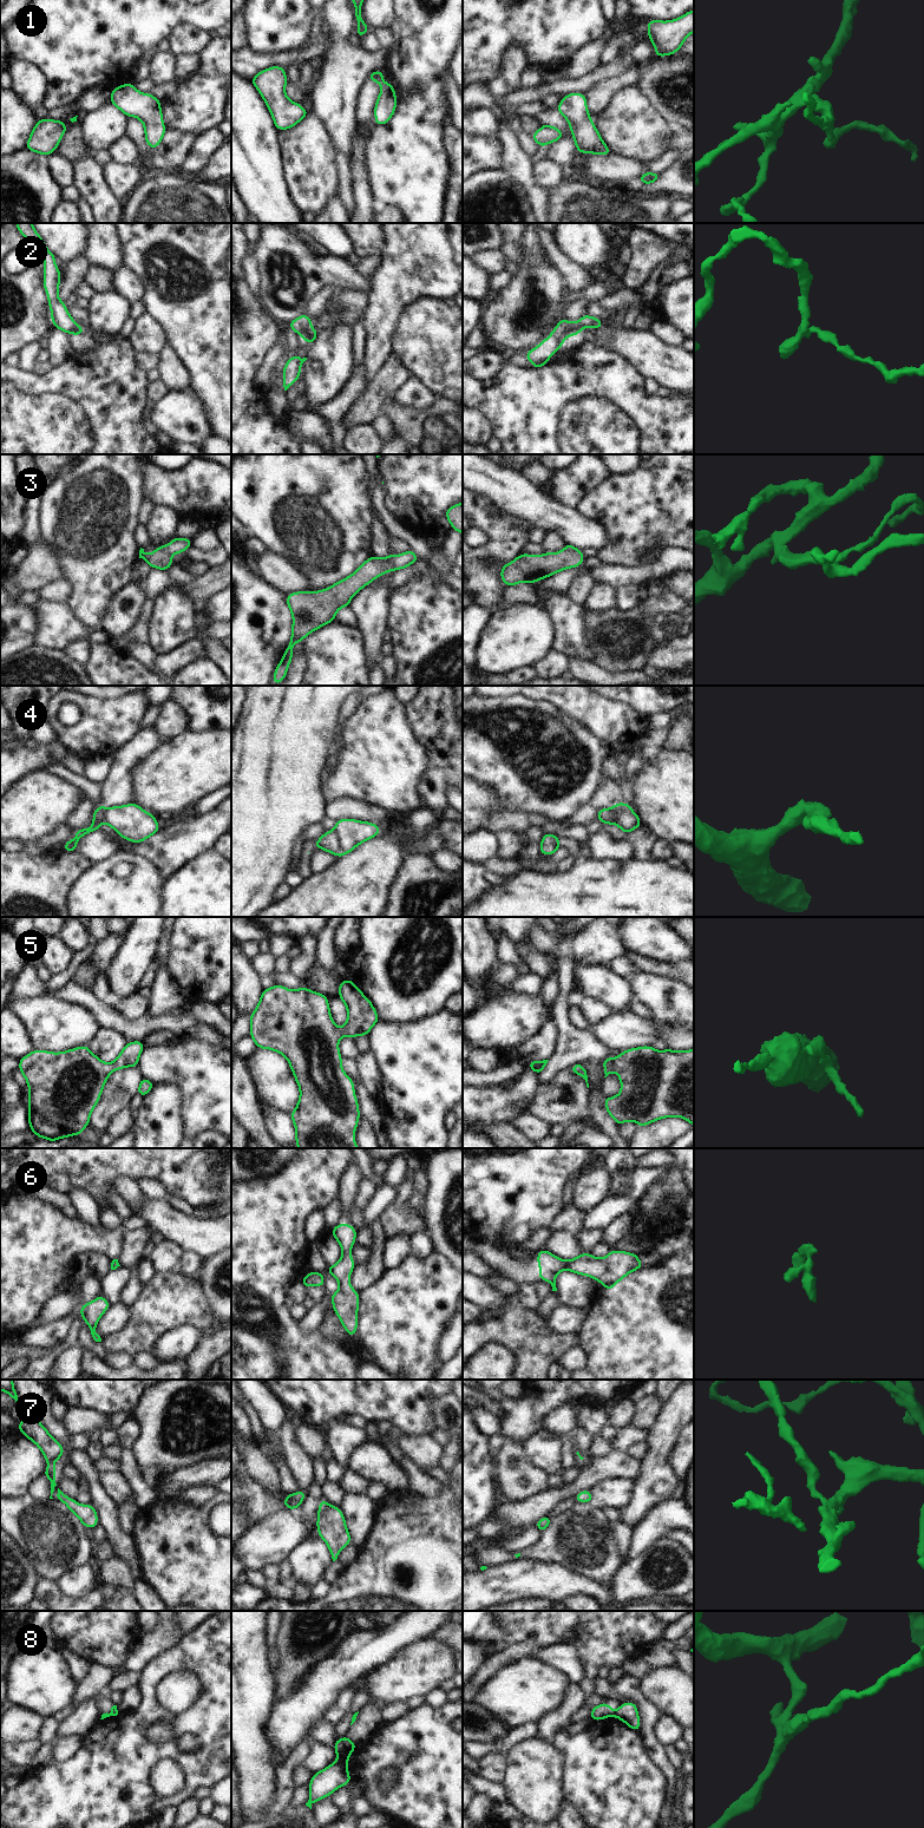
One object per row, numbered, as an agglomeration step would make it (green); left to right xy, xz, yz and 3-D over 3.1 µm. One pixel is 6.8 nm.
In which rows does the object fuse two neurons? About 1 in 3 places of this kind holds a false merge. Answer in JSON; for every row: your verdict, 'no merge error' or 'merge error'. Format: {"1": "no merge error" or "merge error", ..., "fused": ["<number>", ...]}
{"1": "no merge error", "2": "merge error", "3": "merge error", "4": "merge error", "5": "no merge error", "6": "no merge error", "7": "no merge error", "8": "merge error", "fused": ["2", "3", "4", "8"]}

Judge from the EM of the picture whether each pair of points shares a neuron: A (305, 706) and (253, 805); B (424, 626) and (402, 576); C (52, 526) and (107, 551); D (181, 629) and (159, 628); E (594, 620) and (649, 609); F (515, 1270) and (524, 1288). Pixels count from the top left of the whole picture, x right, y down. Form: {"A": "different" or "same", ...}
{"A": "same", "B": "different", "C": "same", "D": "same", "E": "same", "F": "different"}

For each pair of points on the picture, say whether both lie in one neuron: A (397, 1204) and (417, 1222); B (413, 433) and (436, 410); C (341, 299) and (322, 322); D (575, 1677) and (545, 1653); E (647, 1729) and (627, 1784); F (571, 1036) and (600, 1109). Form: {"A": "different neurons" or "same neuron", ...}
{"A": "same neuron", "B": "same neuron", "C": "different neurons", "D": "same neuron", "E": "different neurons", "F": "different neurons"}

